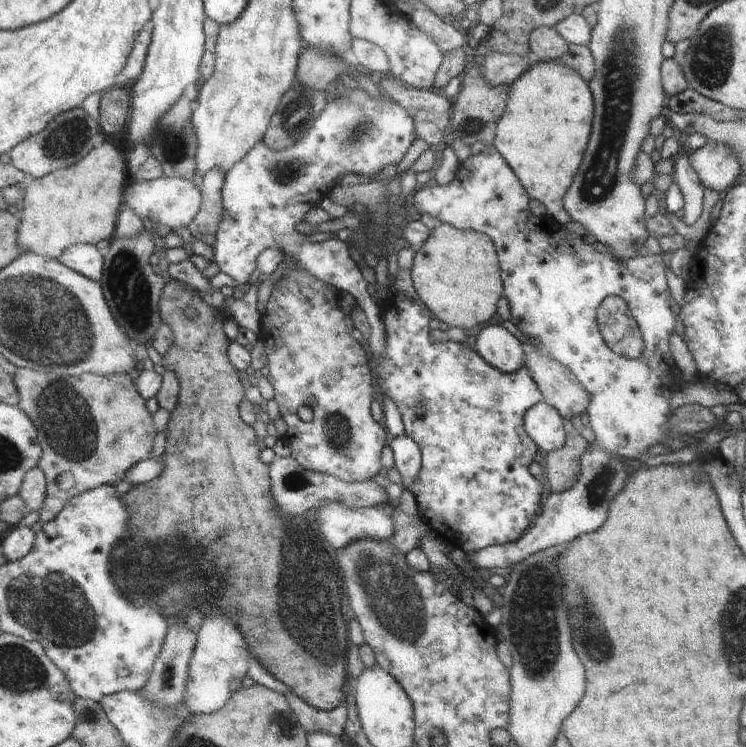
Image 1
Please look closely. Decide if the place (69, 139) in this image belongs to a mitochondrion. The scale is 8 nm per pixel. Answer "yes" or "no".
yes

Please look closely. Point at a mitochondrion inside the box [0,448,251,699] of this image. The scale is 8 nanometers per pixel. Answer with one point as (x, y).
(145, 566)

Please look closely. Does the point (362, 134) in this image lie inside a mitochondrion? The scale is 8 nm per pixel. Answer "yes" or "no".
yes

